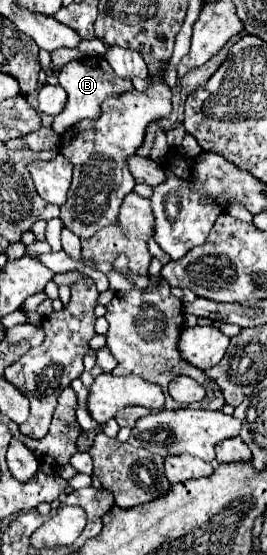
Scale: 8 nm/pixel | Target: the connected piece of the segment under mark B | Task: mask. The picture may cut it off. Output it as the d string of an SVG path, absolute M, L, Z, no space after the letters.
M89 56L83 60L73 60L69 64L65 64L59 72L59 84L65 88L67 92L67 104L63 108L61 114L55 116L53 120L53 130L63 134L67 128L79 124L81 120L97 120L101 118L101 104L105 102L105 98L109 96L121 96L125 92L133 92L133 84L127 80L119 80L115 78L115 72L111 70L111 66L107 66L105 58L99 56Z

